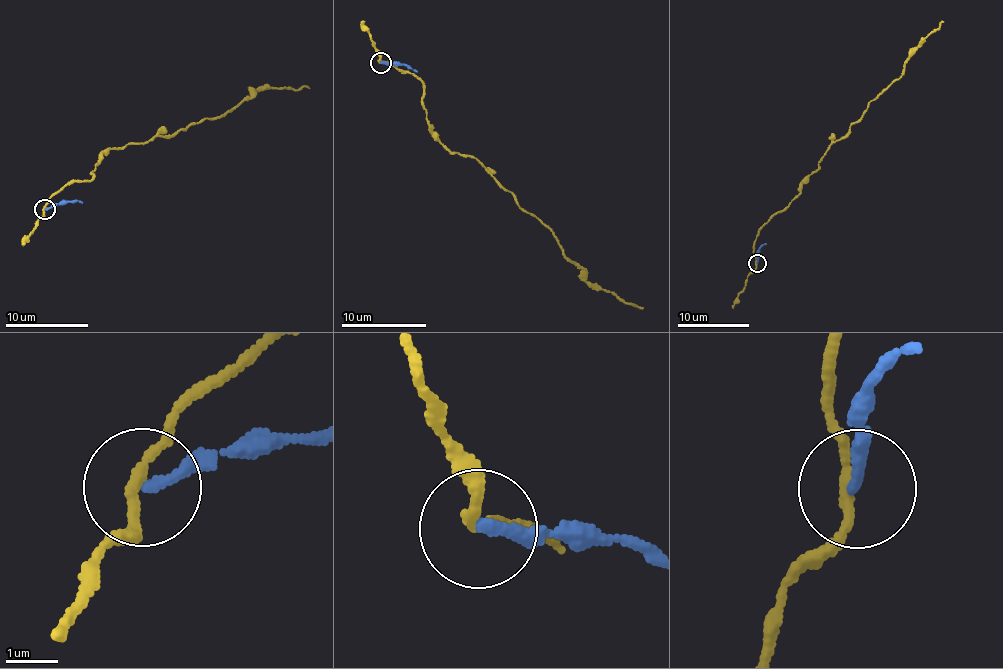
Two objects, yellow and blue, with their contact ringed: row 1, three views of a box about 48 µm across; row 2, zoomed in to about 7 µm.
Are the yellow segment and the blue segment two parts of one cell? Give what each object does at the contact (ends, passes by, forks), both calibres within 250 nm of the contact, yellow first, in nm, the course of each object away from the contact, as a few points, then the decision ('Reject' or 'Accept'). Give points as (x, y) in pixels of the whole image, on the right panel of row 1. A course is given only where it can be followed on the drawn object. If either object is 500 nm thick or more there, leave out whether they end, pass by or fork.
At the ring yellow passes by. At the ring blue ends. Thickness 200 nm (yellow) against 200 nm. Course of yellow: (757, 262), (754, 240), (764, 225), (799, 193), (818, 168), (825, 152), (902, 74), (904, 62), (944, 22). Course of blue: (757, 262), (760, 247), (766, 243). Reject

